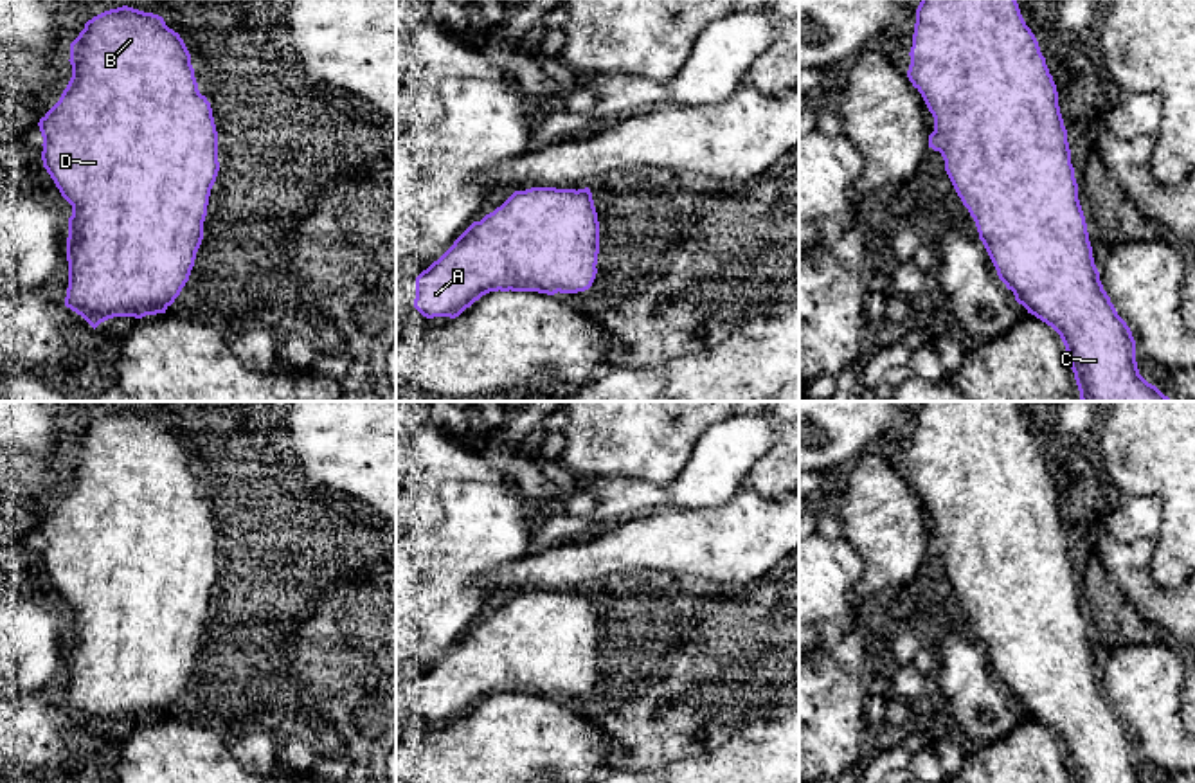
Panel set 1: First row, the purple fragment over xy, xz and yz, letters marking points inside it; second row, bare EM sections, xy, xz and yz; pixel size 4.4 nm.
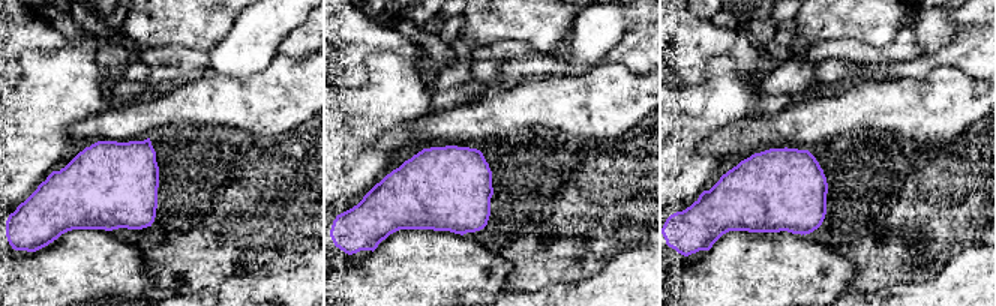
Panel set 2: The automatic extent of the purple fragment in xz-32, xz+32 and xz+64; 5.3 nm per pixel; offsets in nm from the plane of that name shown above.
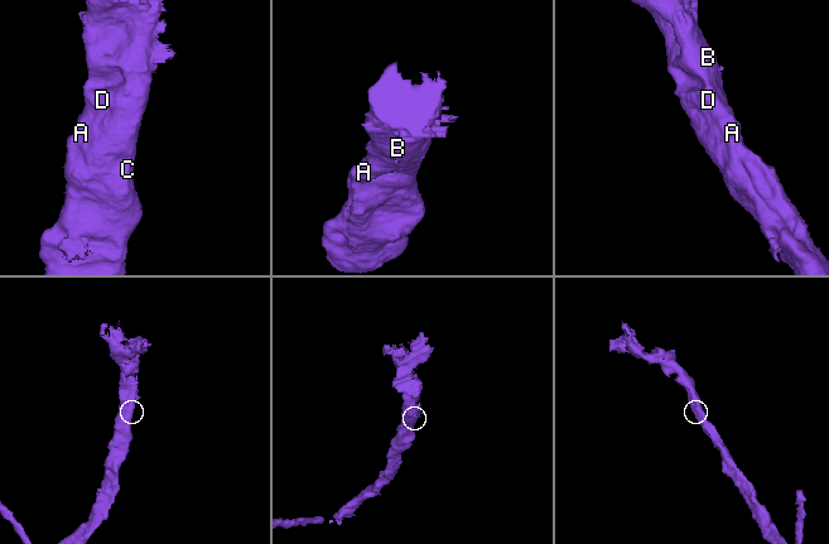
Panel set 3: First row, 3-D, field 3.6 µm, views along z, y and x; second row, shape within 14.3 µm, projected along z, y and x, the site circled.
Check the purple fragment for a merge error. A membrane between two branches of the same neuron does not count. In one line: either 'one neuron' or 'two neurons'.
one neuron

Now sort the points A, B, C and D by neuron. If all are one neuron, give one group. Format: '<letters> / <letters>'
A B C D

